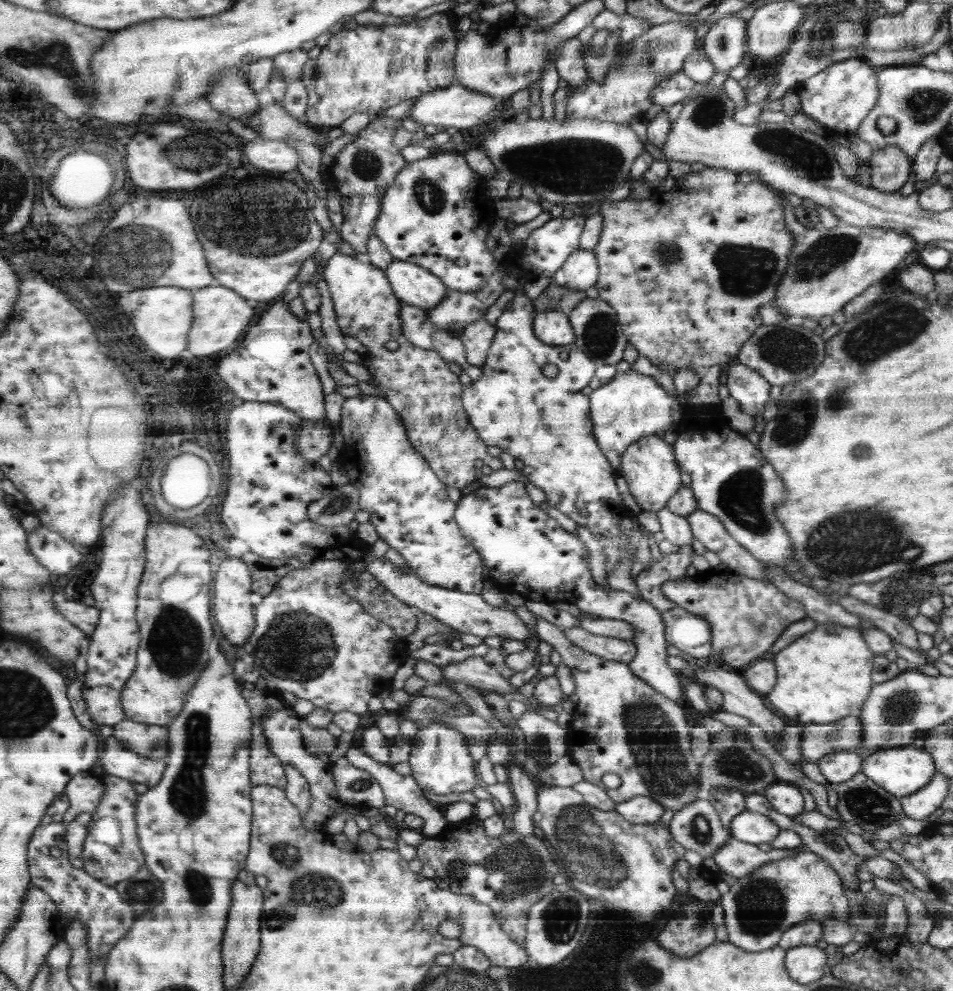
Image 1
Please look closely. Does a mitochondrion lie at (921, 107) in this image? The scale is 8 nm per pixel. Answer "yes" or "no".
yes

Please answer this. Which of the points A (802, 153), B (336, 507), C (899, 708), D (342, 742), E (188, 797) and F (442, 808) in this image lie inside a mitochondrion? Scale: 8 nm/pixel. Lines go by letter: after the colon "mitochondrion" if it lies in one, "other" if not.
A: mitochondrion
B: mitochondrion
C: mitochondrion
D: other
E: mitochondrion
F: other

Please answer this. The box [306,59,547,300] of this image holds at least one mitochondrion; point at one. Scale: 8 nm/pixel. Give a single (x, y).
(366, 164)

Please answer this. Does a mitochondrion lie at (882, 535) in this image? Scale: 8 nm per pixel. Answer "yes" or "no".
yes

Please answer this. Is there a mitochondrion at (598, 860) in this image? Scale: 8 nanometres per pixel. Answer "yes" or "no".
yes

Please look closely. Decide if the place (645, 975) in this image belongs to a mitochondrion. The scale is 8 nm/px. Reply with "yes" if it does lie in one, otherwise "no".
yes

